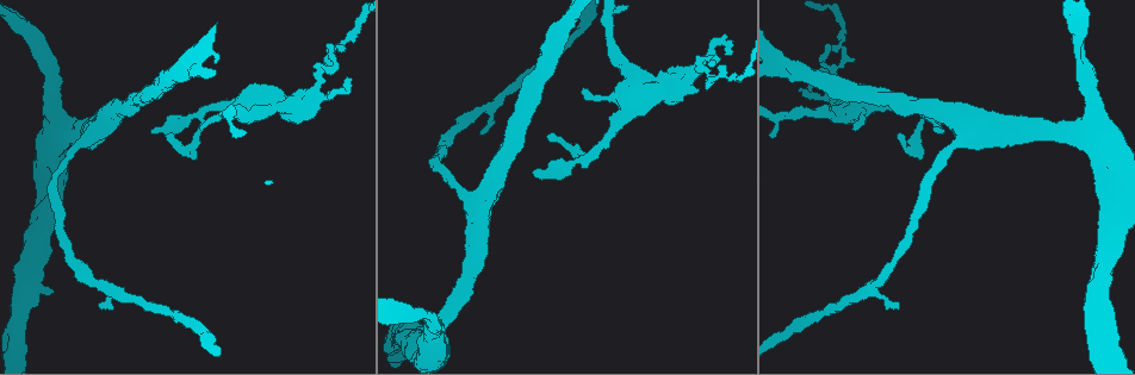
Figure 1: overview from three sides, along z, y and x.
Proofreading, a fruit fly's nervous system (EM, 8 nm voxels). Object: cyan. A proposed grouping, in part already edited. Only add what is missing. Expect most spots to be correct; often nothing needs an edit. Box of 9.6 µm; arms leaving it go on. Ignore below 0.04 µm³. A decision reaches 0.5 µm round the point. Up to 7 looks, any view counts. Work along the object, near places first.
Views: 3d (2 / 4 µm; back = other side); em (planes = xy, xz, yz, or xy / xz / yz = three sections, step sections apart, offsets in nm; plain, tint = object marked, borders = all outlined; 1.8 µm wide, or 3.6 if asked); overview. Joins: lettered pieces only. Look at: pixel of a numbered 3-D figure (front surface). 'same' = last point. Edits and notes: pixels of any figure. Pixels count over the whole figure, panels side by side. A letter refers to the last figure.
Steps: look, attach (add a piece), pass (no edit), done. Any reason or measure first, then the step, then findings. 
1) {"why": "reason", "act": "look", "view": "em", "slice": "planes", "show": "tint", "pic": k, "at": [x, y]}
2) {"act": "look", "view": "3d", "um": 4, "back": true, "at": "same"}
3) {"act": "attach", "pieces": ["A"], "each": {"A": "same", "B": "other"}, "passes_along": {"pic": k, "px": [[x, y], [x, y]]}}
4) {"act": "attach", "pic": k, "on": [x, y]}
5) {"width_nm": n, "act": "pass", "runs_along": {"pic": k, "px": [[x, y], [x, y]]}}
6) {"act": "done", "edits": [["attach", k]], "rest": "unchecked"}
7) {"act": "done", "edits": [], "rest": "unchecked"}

{"why": "thick end", "act": "look", "view": "em", "slice": "planes", "show": "borders", "pic": 1, "at": [52, 290]}

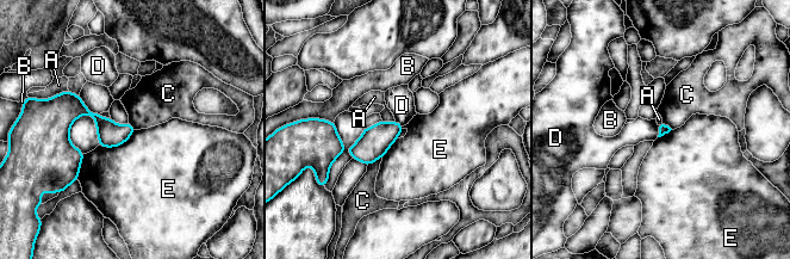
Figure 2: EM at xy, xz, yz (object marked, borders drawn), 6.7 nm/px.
{"act": "pass", "each": {"A": "other", "B": "other", "C": "other", "D": "other", "E": "other"}, "runs_along": {"pic": 2, "px": [[60, 123], [87, 111], [130, 130]]}, "found": "none of them fits"}

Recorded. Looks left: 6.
{"why": "an open end", "act": "look", "view": "em", "slice": "planes", "show": "borders", "pic": 1, "at": [550, 135]}

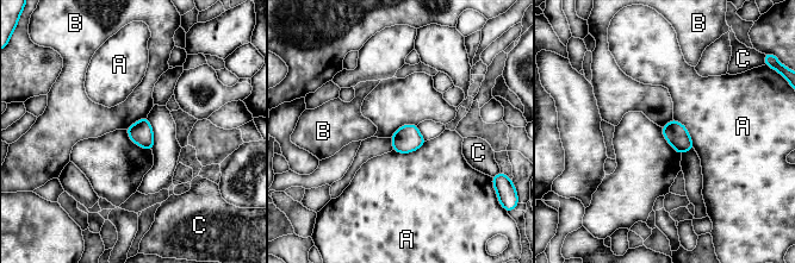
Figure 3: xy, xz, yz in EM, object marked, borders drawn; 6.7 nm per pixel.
{"longest_contact_nm": ["A", 240], "act": "pass", "each": {"A": "other", "B": "other", "C": "other"}, "border": {"pic": 3, "px": [[147, 116], [125, 129]]}, "found": "none of them fits"}

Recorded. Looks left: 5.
{"why": "free end", "act": "look", "view": "em", "slice": "xz", "step": 4, "show": "borders", "pic": 1, "at": [349, 77]}

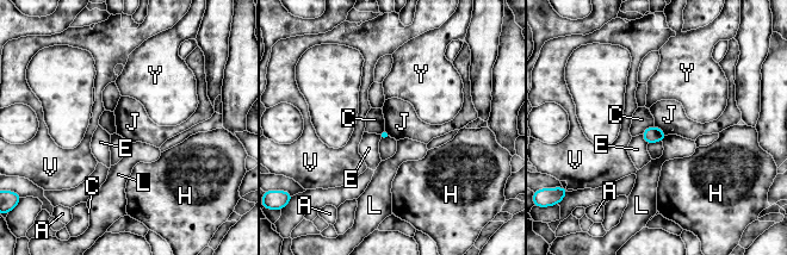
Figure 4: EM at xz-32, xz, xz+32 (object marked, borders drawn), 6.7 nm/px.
{"act": "pass", "each": {"A": "other", "C": "other", "E": "other", "H": "other", "J": "other", "L": "other", "V": "other", "Y": "other"}, "border": {"pic": 4, "px": [[655, 125], [665, 135]]}, "found": "none of them fits"}

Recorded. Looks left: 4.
{"act": "done", "edits": [], "rest": "unchecked"}

